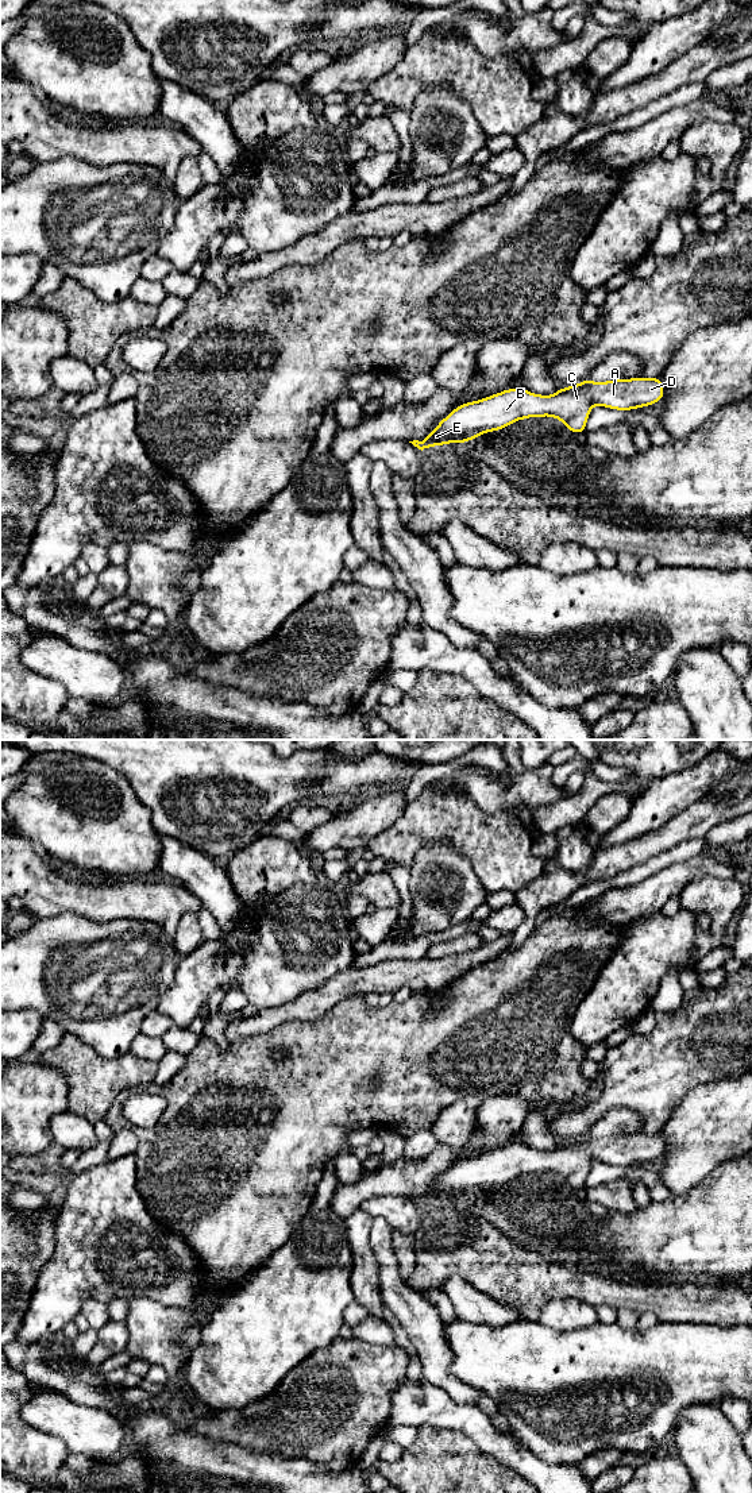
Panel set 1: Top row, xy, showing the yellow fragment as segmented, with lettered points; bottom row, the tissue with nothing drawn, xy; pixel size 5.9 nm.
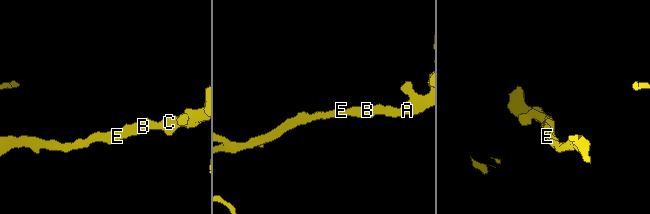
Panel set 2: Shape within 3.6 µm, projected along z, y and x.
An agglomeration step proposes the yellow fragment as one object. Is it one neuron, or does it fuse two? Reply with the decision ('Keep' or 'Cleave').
Keep

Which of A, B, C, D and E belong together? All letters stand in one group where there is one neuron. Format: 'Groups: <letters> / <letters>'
Groups: A B C D E

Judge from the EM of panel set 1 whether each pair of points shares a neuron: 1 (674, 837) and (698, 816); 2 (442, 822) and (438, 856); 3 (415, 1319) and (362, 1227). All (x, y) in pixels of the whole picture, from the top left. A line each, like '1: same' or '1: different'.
1: same
2: different
3: different

